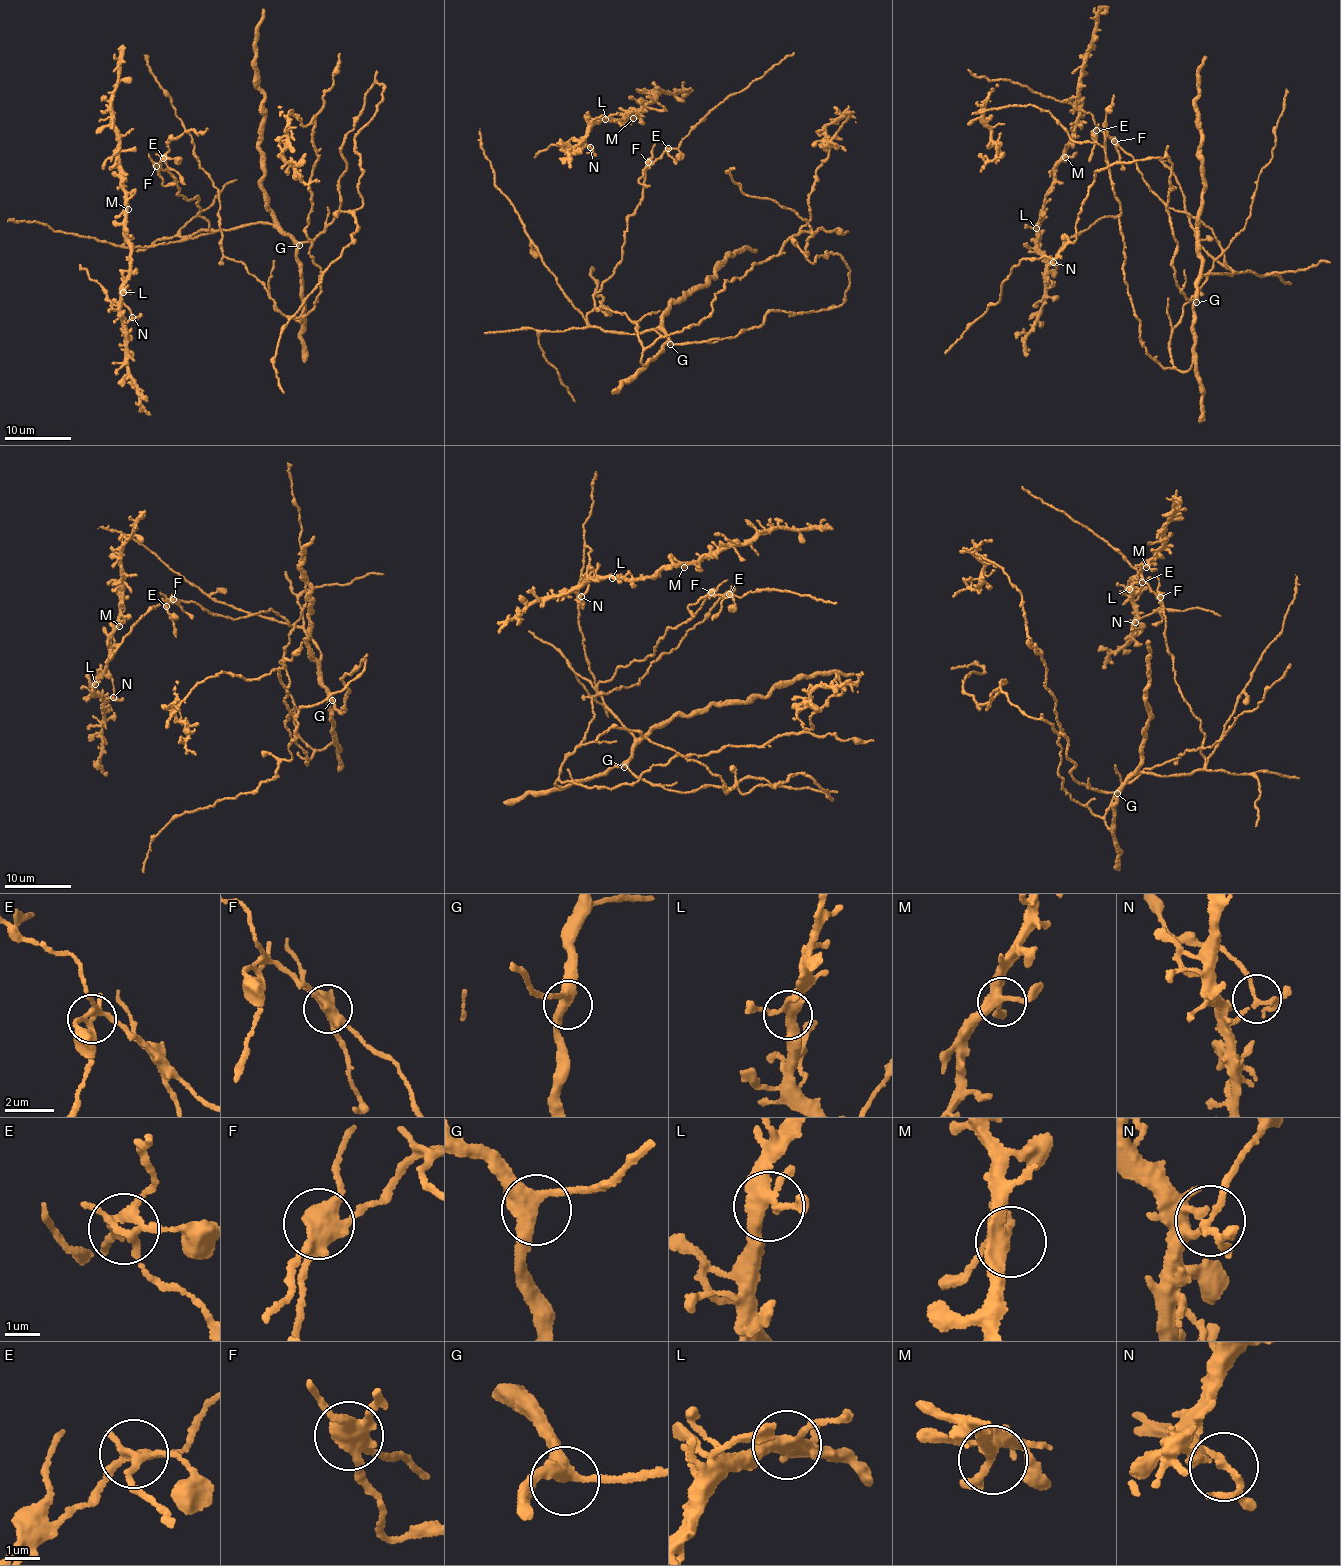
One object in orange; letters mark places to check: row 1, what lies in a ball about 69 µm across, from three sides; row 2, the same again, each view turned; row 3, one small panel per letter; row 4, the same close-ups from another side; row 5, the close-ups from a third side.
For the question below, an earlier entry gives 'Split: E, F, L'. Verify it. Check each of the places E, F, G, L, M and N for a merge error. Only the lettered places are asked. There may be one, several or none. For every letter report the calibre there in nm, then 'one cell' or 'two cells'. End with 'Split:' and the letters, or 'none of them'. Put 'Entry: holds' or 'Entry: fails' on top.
Entry: fails
E: 240 nm | two cells
F: 440 nm | two cells
G: 380 nm | one cell
L: 360 nm | one cell
M: 320 nm | one cell
N: 160 nm | two cells
Split: E, F, N

